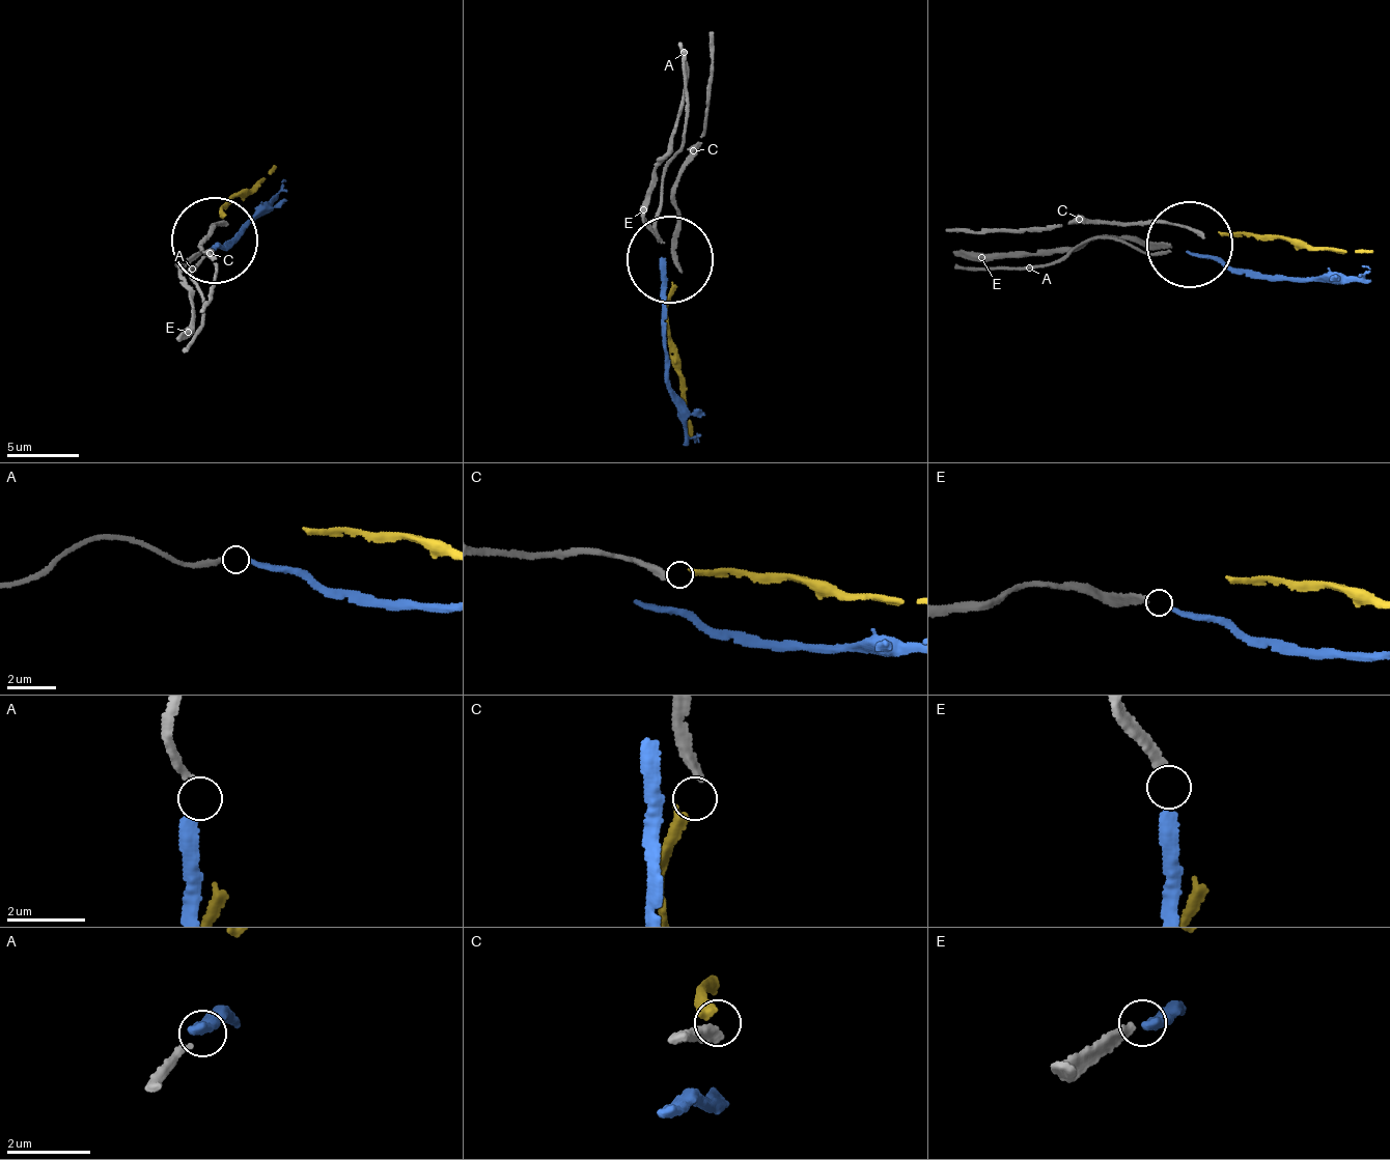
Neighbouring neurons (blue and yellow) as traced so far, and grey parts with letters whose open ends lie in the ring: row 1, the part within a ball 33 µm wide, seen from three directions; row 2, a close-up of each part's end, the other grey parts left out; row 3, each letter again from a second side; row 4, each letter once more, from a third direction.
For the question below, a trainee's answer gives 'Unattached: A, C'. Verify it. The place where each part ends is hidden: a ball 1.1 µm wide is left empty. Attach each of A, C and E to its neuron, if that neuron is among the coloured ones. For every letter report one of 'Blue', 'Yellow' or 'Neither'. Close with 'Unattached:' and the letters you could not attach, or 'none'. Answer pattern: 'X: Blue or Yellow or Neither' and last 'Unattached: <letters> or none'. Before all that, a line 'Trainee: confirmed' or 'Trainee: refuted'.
Trainee: confirmed
A: Neither
C: Neither
E: Blue
Unattached: A, C

